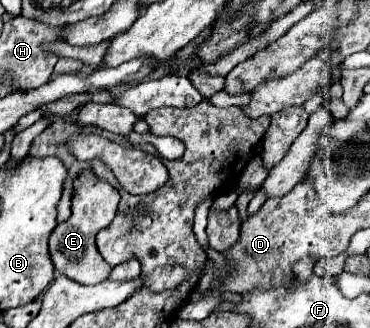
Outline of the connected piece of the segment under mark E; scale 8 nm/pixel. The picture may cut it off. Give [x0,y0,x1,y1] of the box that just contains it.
[48,171,120,285]

